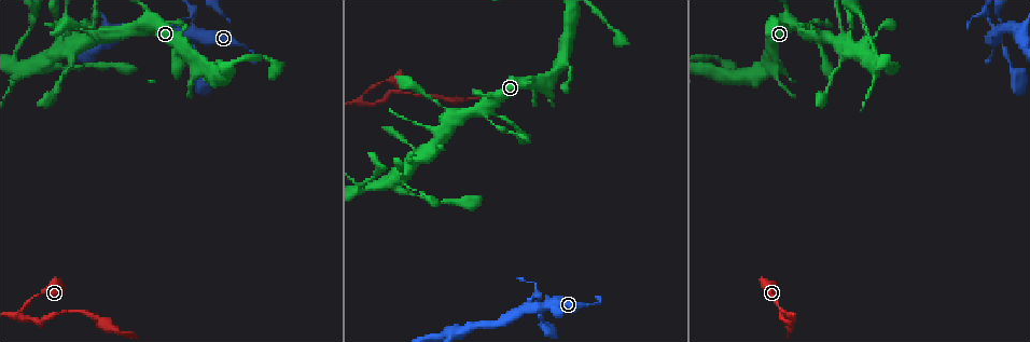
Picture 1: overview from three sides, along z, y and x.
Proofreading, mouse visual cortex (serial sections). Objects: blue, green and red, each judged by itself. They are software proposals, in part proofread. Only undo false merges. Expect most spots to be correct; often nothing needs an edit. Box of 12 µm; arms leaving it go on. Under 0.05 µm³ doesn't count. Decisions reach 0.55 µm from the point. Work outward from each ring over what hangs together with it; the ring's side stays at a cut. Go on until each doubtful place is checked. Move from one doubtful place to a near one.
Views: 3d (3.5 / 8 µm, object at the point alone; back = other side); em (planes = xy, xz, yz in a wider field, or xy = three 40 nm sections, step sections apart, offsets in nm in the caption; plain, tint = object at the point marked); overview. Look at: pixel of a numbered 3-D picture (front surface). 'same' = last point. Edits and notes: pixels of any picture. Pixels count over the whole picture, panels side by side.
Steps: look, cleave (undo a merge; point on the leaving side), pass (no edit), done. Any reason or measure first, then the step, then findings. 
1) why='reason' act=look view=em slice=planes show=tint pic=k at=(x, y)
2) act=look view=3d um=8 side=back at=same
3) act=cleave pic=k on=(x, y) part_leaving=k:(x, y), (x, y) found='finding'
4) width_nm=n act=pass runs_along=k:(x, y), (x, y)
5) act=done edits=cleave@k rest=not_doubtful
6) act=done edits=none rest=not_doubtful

why='abrupt turn' act=look view=3d um=8 pic=1 at=(363, 101)

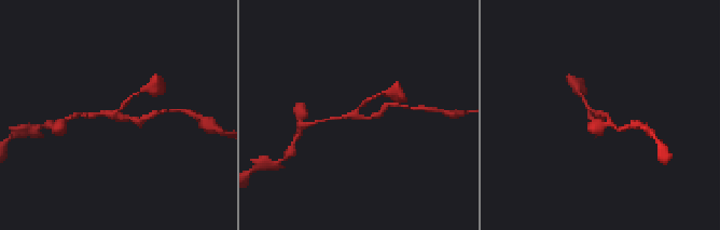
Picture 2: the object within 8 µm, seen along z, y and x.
act=look view=3d um=3.5 pic=2 at=(354, 114)

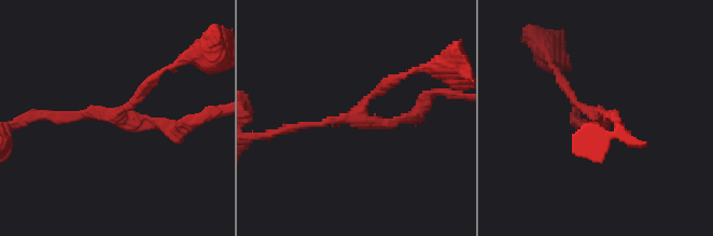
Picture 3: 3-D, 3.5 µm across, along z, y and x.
why='now the EM' act=look view=em slice=xy step=2 show=tint pic=3 at=(362, 116)

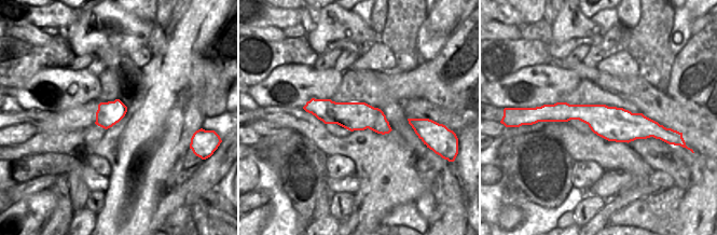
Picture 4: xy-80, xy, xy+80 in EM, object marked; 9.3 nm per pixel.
width_nm=260 act=pass runs_along=4:(545, 113), (656, 128) found='all the same cell'

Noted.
why='sharp bend' act=look view=3d um=3.5 pic=1 at=(420, 158)

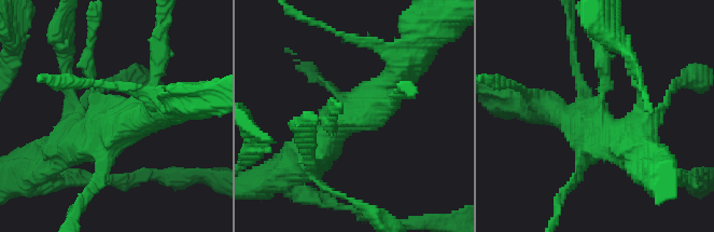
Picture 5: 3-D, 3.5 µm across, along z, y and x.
act=look view=em slice=xy step=5 show=tint pic=5 at=(354, 122)

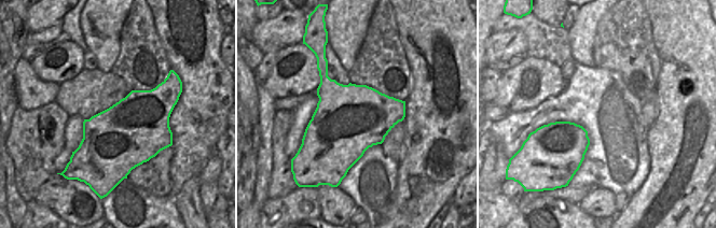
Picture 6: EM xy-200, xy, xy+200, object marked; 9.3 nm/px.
width_nm=650 act=pass runs_along=5:(402, 65), (395, 82), (303, 159) found='continuous, no second cell'

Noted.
act=look view=3d um=3.5 pic=1 at=(540, 313)

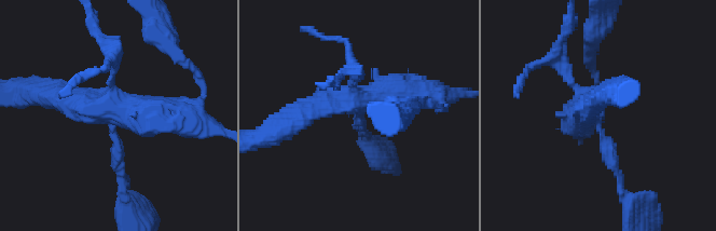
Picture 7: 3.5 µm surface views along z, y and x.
arms=4 arm_widths_nm=150,150,350,400 why='now the EM' act=look view=em slice=xy step=2 show=tint pic=7 at=(354, 113)

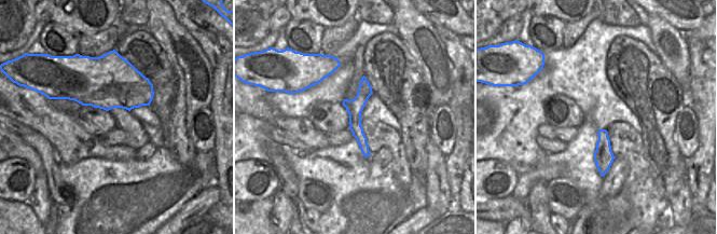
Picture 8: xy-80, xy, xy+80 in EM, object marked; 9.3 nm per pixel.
act=pass runs_along=7:(576, 118), (599, 121), (625, 196) found='all the same cell'

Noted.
act=done edits=none rest=not_doubtful

